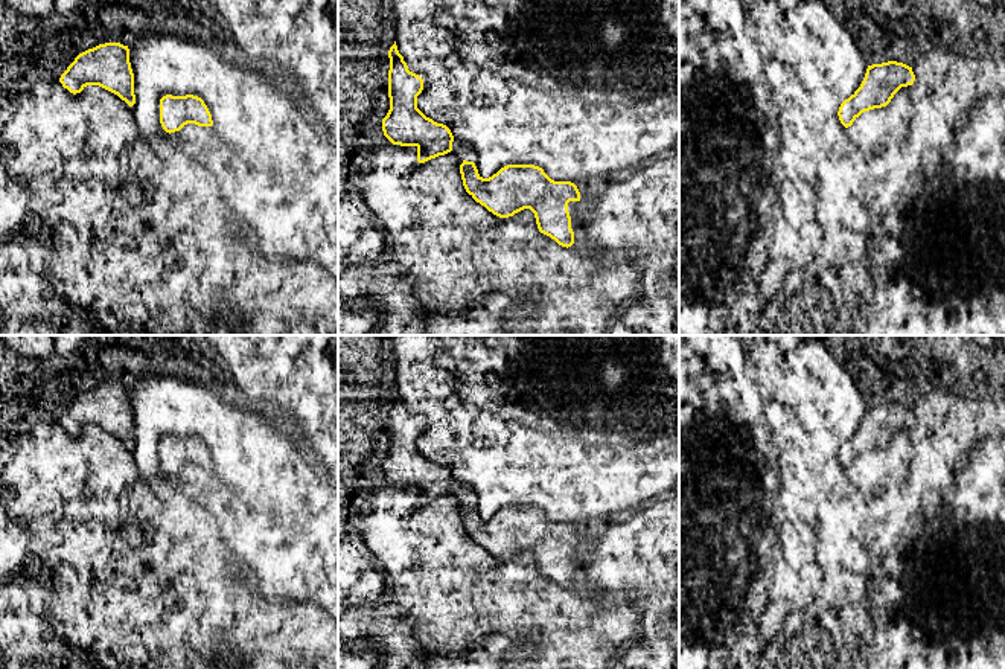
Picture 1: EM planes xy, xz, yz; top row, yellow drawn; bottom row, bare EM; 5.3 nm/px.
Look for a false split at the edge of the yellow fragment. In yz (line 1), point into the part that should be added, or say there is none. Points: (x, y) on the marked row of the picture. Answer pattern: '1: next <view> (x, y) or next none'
1: next none

